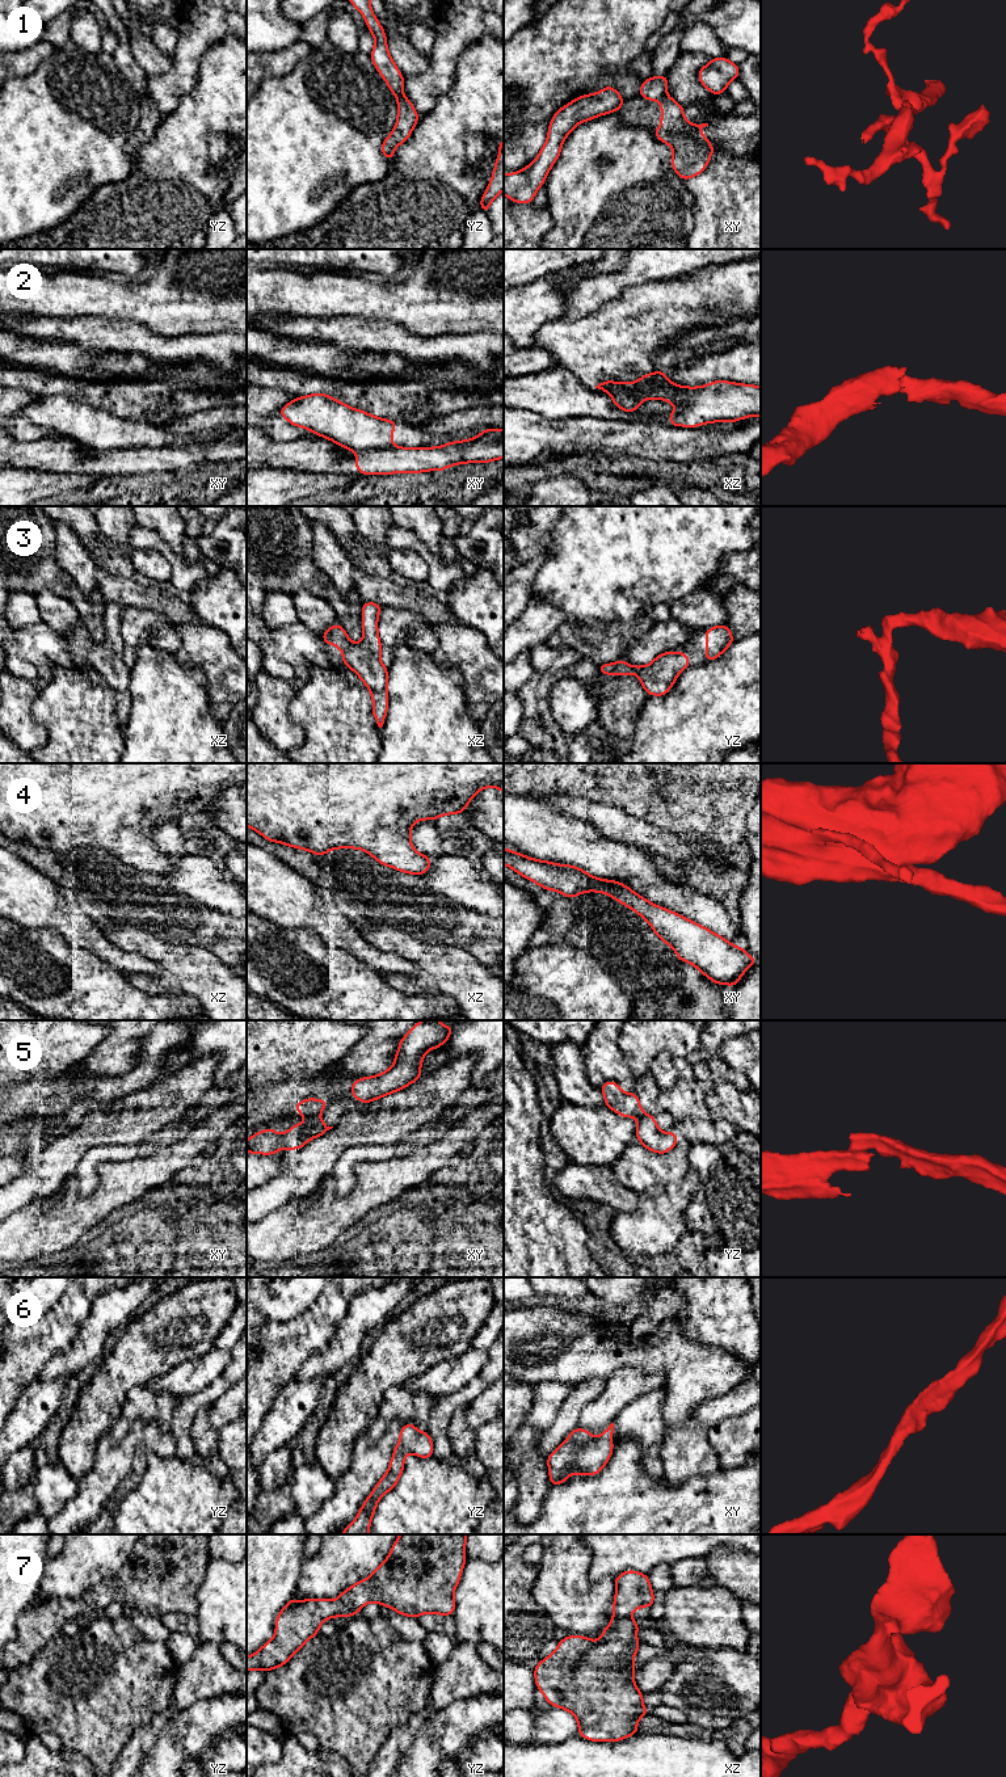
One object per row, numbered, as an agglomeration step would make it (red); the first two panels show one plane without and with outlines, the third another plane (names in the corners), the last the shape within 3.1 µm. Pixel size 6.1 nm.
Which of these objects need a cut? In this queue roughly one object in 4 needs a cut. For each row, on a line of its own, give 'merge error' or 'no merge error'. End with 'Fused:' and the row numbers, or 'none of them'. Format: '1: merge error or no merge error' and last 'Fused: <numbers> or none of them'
1: merge error
2: merge error
3: no merge error
4: no merge error
5: merge error
6: no merge error
7: no merge error
Fused: 1, 2, 5

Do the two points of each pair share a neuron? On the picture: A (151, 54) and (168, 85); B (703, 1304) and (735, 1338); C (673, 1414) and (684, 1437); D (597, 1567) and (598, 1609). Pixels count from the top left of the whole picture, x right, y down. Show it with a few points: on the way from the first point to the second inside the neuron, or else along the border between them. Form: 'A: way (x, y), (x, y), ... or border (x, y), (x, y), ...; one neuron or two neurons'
A: border (168, 55), (169, 68), (147, 78); two neurons
B: way (711, 1312), (729, 1330); one neuron
C: border (694, 1410), (682, 1422), (666, 1428); two neurons
D: border (590, 1550), (589, 1577), (593, 1580), (613, 1579); two neurons

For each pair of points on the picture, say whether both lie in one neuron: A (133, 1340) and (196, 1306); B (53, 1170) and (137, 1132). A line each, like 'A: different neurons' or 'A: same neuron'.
A: same neuron
B: same neuron

